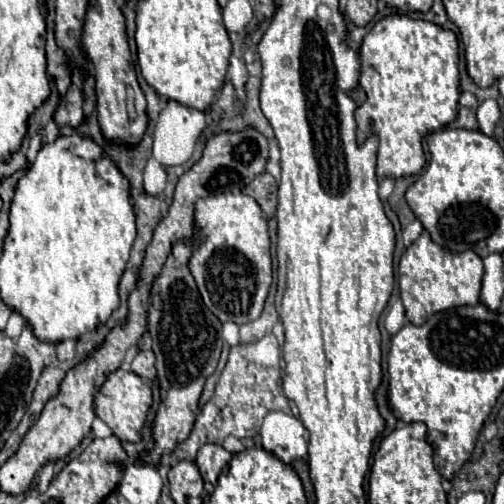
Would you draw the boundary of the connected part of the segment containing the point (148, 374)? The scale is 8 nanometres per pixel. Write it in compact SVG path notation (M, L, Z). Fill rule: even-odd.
M148 348L148 350L140 350L132 364L130 364L130 370L134 374L138 374L140 378L144 380L154 380L156 378L156 368L154 368L154 352Z

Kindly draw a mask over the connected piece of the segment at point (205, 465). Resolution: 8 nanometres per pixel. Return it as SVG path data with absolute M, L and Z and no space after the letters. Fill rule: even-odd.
M206 444L198 450L198 456L194 460L194 464L198 466L200 474L202 474L202 480L206 484L216 484L218 480L218 474L222 472L222 468L230 462L232 454L226 452L222 446L216 446L216 444Z

